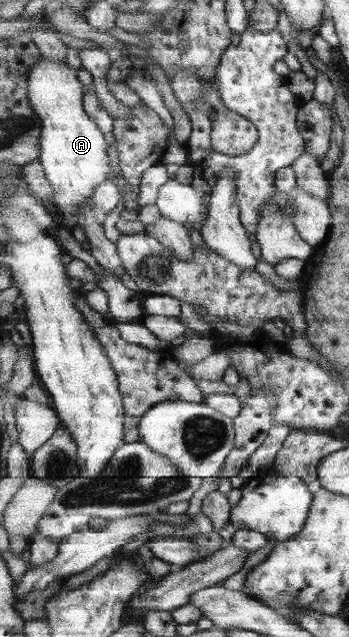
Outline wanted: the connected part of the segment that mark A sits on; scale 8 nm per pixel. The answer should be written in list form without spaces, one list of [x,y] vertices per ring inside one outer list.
[[[41,55],[41,60],[29,72],[29,97],[35,113],[39,114],[42,124],[41,158],[44,171],[52,188],[54,188],[54,204],[62,211],[64,219],[74,226],[79,220],[80,205],[88,203],[96,188],[110,178],[110,158],[108,158],[108,144],[104,133],[100,131],[97,122],[86,112],[86,87],[78,80],[76,70],[66,62],[54,62]]]

